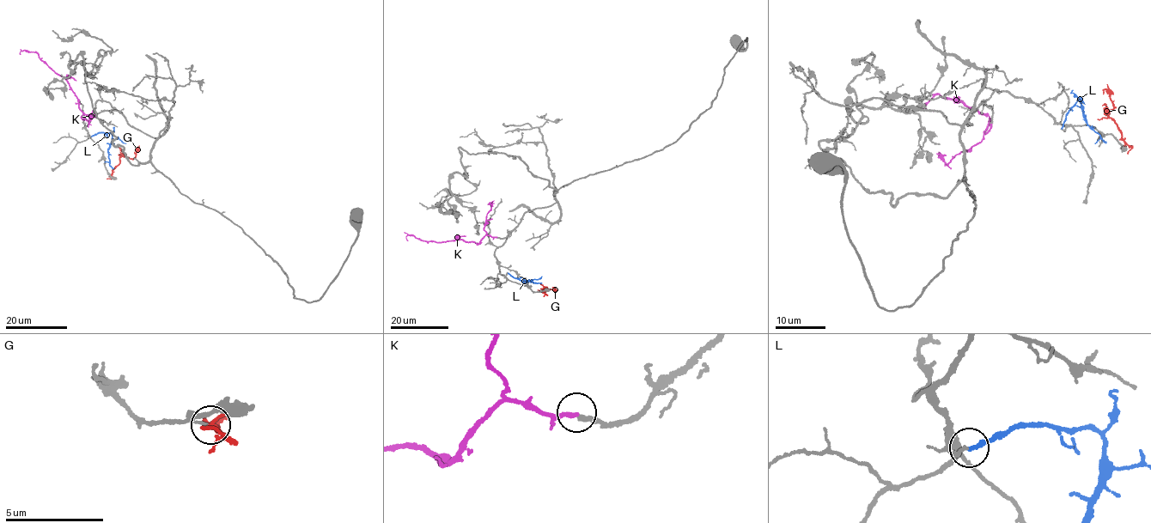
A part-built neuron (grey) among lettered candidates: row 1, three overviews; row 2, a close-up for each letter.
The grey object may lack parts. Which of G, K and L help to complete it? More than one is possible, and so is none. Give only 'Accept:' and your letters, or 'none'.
Accept: K

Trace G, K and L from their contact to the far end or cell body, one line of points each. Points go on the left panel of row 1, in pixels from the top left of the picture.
G: (111, 175), (120, 158), (133, 158), (139, 145)
K: (94, 115), (85, 114), (80, 110), (66, 79), (48, 67), (37, 53), (23, 50), (21, 54)
L: (91, 136), (98, 133), (111, 133), (112, 142), (107, 151), (110, 165), (113, 168)

